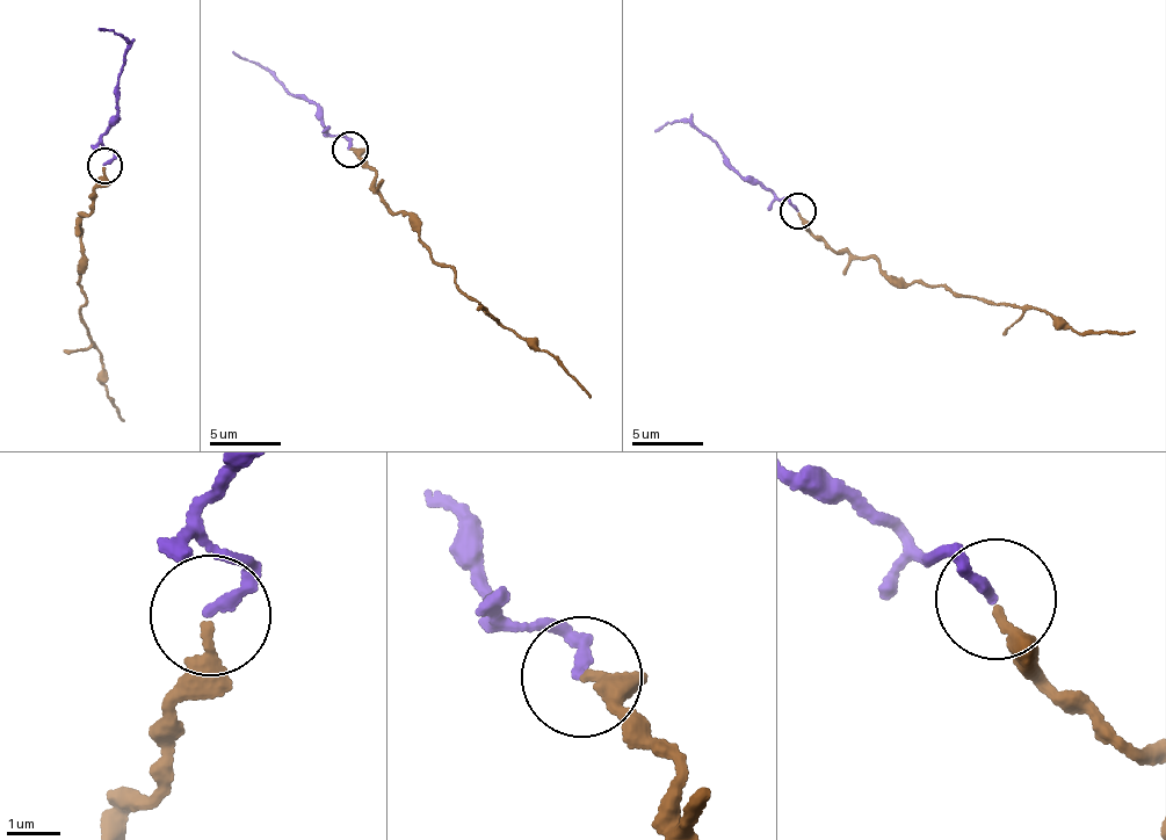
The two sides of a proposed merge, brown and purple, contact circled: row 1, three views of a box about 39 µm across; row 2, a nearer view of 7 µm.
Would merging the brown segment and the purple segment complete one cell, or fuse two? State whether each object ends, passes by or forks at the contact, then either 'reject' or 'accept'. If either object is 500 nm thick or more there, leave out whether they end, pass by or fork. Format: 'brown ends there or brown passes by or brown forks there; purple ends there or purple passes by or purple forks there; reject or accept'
brown ends there; purple ends there; accept

